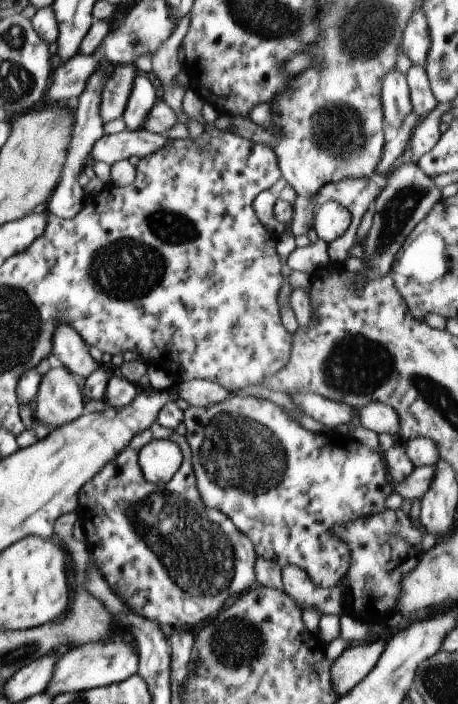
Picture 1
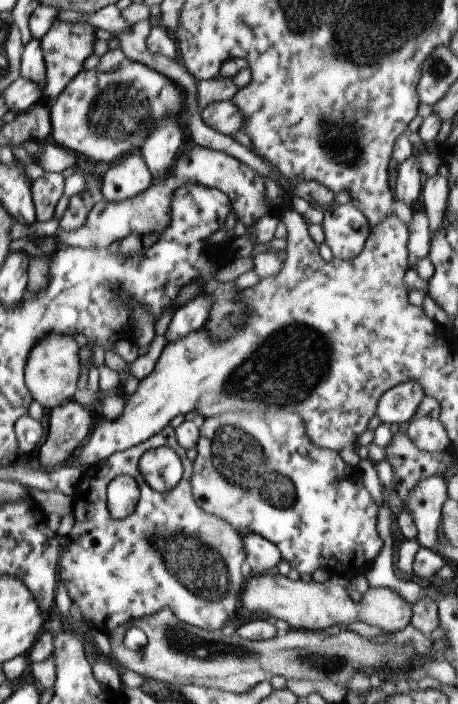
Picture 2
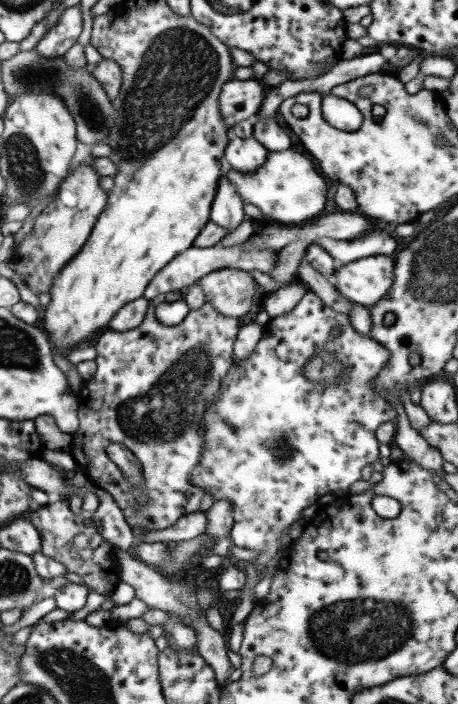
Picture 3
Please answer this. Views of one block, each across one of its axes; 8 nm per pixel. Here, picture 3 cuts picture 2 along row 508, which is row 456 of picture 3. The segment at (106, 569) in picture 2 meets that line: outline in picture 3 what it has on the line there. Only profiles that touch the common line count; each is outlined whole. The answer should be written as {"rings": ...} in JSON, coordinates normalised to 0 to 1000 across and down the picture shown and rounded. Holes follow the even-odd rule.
{"rings":[[[393,413],[345,418],[325,426],[319,449],[306,463],[266,472],[236,466],[225,472],[207,490],[210,533],[197,541],[181,541],[177,554],[166,560],[172,570],[172,608],[144,621],[155,626],[148,643],[170,656],[172,666],[205,690],[240,700],[286,749],[354,753],[376,747],[395,733],[450,727],[472,712],[448,693],[417,683],[417,673],[448,635],[448,616],[439,609],[452,587],[452,571],[469,568],[493,530],[509,520],[509,489],[526,462],[520,453],[472,443],[452,428],[428,440],[413,439],[393,460],[362,463],[345,453],[332,455],[332,438],[356,429],[397,426]],[[251,628],[275,632],[308,656],[312,692],[290,692],[269,670],[249,663],[231,635]]]}

